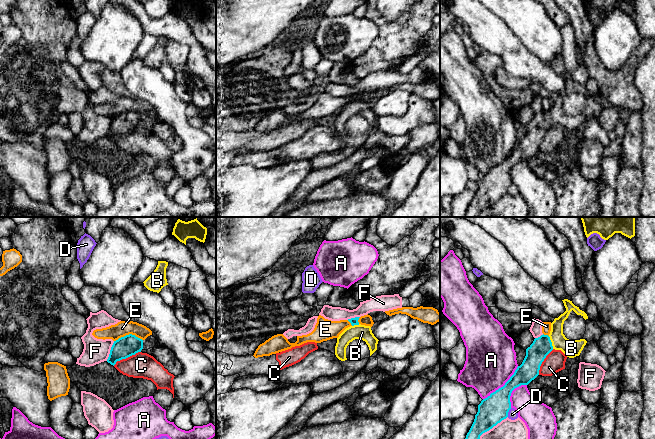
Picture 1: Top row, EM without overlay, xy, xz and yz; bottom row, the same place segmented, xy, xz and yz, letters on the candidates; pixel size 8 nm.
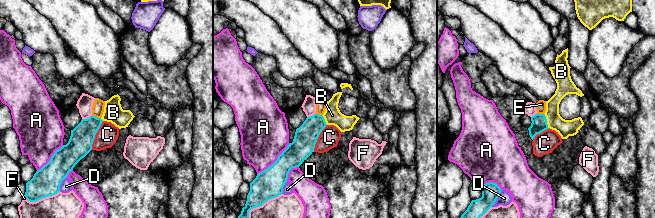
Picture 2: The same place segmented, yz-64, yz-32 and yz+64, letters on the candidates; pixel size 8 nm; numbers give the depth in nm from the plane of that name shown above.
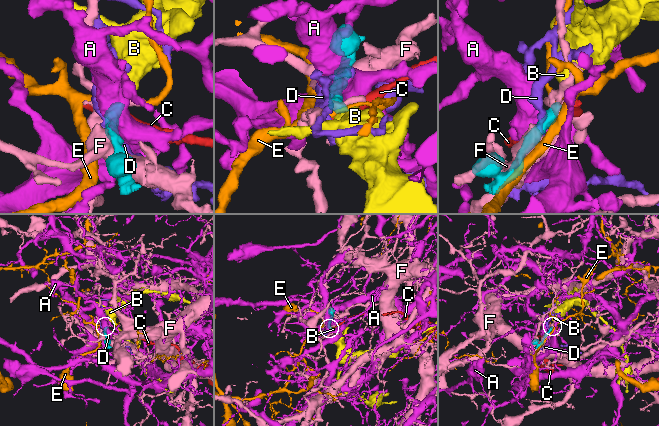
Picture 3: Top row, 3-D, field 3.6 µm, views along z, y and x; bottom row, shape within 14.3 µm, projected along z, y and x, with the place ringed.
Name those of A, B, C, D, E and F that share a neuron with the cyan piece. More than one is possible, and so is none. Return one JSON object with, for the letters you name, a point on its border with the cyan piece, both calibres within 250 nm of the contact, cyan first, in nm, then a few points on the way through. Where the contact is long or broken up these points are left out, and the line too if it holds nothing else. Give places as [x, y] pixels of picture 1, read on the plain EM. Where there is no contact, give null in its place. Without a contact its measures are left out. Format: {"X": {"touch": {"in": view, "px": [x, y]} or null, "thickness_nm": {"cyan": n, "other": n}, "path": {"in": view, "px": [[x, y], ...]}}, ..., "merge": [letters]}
{"B": {"touch": {"in": "yz", "px": [551, 118]}, "thickness_nm": {"cyan": 160, "other": 140}, "path": {"in": "yz", "px": [[535, 130], [545, 120], [551, 118], [560, 118], [571, 124]]}}, "merge": ["B"]}

